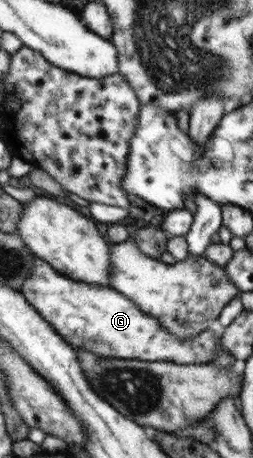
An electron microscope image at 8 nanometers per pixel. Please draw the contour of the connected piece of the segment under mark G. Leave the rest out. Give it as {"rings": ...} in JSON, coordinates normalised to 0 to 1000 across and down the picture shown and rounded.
{"rings":[[[134,561],[126,594],[75,635],[265,749],[403,782],[664,786],[708,797],[779,797],[834,793],[866,762],[866,723],[846,712],[775,734],[708,740],[443,627],[273,607],[154,561]]]}

